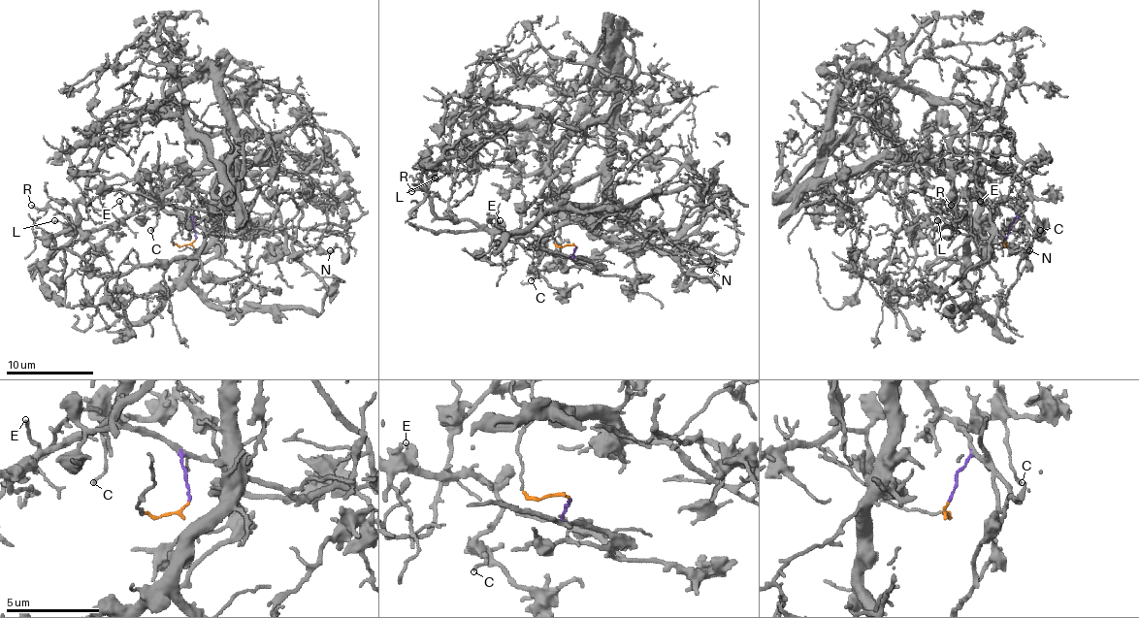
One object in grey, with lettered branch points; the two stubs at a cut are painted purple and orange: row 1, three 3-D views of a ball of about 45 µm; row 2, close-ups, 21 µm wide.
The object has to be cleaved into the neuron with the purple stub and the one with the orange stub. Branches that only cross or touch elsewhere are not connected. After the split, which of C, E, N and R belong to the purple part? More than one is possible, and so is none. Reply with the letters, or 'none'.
C, E, N, R

